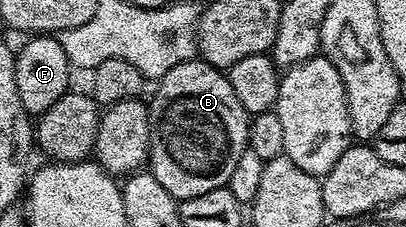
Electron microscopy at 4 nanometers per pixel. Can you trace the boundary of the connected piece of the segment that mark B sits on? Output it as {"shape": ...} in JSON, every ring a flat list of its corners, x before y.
{"shape":[[194,58,172,68,156,81,154,88,157,89,153,100,148,101,148,171,178,202,226,187,239,163,239,154,249,147,251,119,243,106,239,106,228,75]]}

